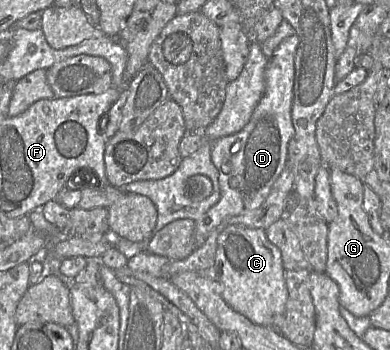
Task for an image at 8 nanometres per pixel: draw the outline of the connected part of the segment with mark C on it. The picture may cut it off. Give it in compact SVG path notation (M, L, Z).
M240 225L225 227L217 238L215 266L223 285L222 297L235 311L253 323L280 330L283 325L288 290L281 251L260 228Z

